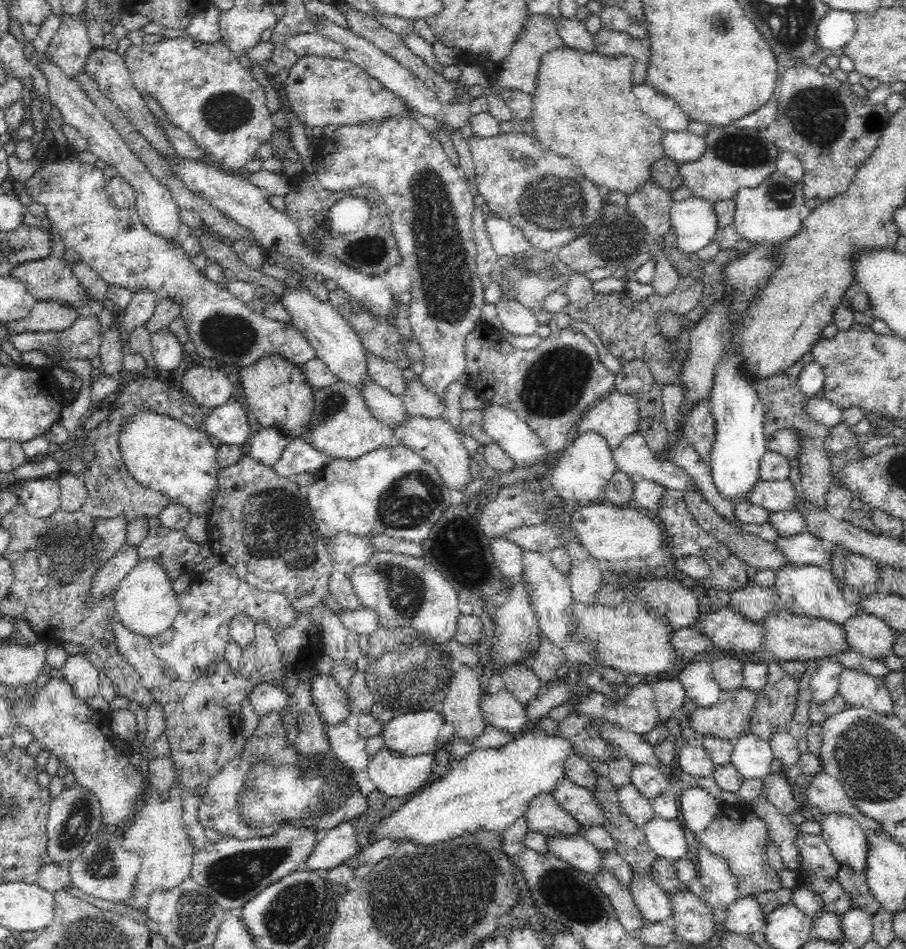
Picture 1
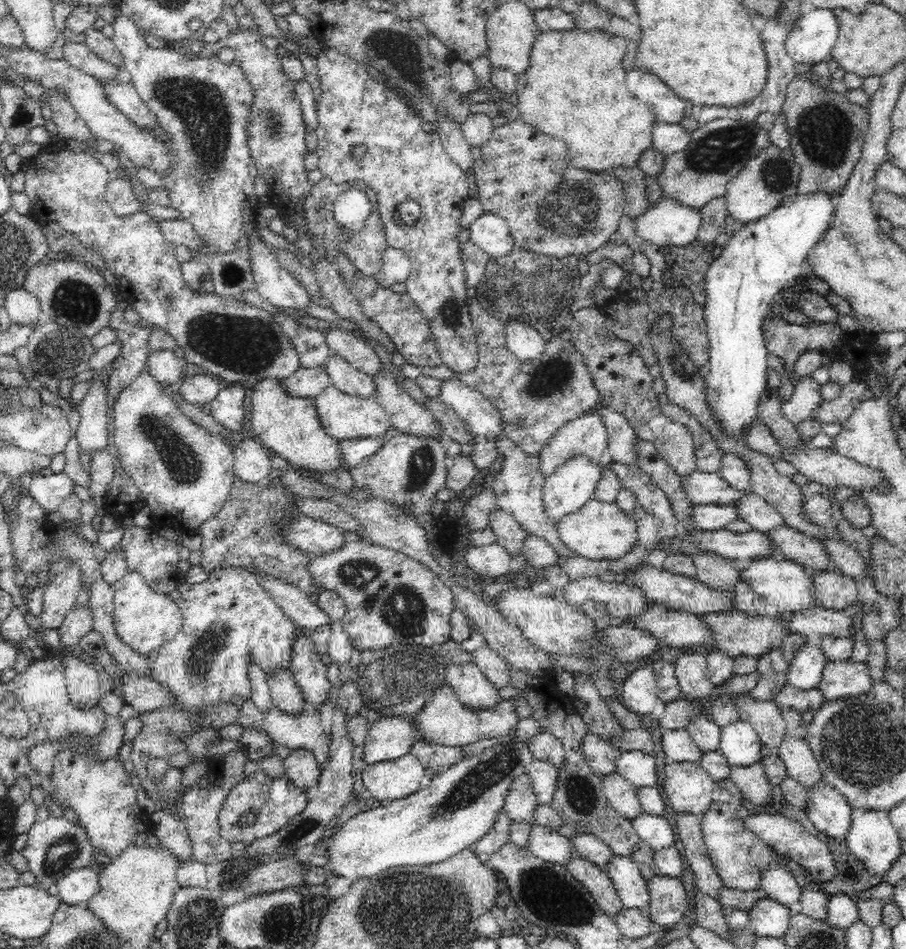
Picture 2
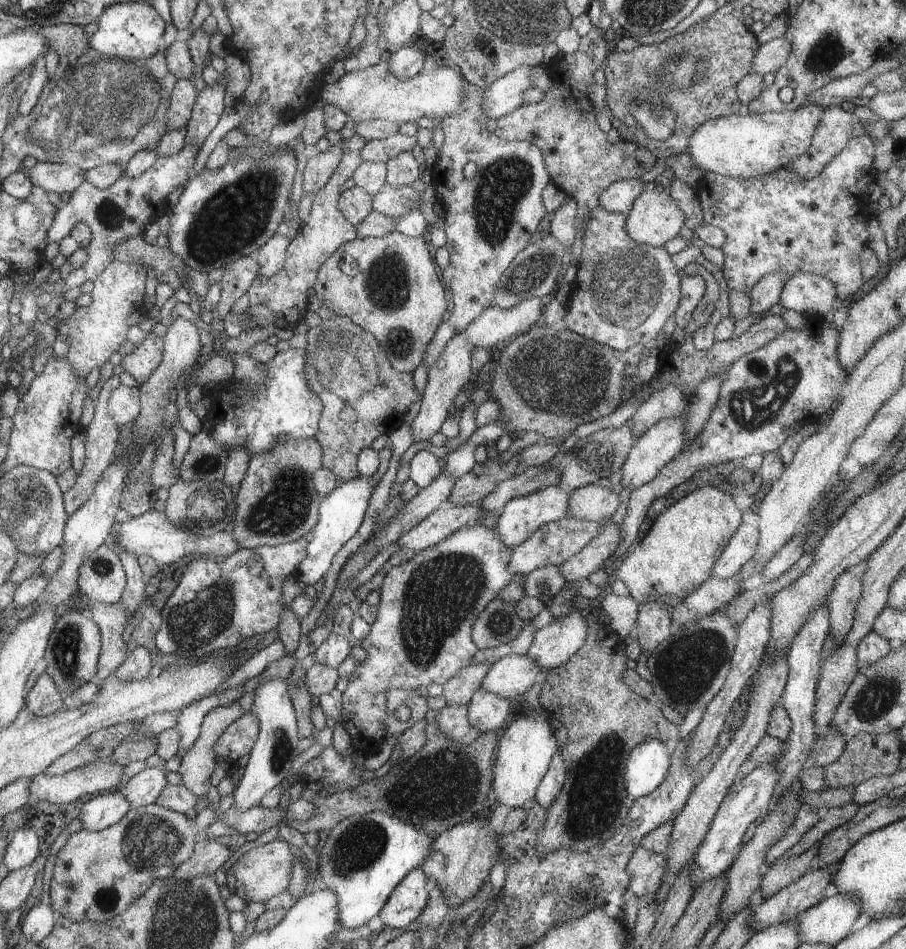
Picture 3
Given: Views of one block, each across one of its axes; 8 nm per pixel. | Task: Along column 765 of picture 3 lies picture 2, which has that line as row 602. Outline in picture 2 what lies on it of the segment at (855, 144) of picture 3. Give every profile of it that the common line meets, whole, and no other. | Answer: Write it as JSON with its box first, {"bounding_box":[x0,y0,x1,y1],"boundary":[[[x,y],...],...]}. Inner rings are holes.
{"bounding_box":[130,567,300,804],"boundary":[[[228,567],[228,568],[217,568],[211,571],[209,577],[201,583],[198,584],[180,584],[177,587],[180,590],[181,596],[176,601],[176,604],[180,607],[180,612],[183,614],[183,624],[181,629],[172,637],[172,640],[165,642],[162,646],[155,648],[152,652],[148,654],[148,663],[150,663],[150,676],[154,681],[166,686],[168,691],[172,692],[172,694],[176,695],[176,709],[170,709],[166,711],[165,709],[157,709],[156,711],[148,711],[144,715],[140,714],[142,718],[142,732],[140,732],[136,738],[133,740],[134,747],[132,748],[132,754],[130,756],[130,760],[132,760],[132,764],[134,765],[134,770],[136,774],[140,778],[141,786],[148,792],[148,795],[152,800],[158,801],[163,804],[170,803],[179,803],[178,797],[183,797],[184,793],[184,785],[182,785],[182,770],[181,767],[175,764],[173,767],[167,769],[166,773],[162,776],[162,780],[160,784],[154,784],[150,778],[148,778],[148,773],[146,769],[146,765],[149,760],[152,758],[168,758],[169,755],[174,755],[176,753],[182,753],[184,750],[186,751],[186,736],[190,736],[190,734],[194,734],[194,732],[198,732],[199,730],[204,730],[202,727],[198,729],[198,719],[196,716],[202,712],[202,710],[206,710],[208,705],[215,704],[226,704],[232,703],[231,700],[235,696],[241,697],[244,701],[247,701],[251,698],[251,682],[248,678],[248,667],[247,664],[250,661],[258,661],[260,663],[260,667],[264,670],[264,674],[268,674],[272,669],[276,667],[288,667],[290,664],[290,660],[292,658],[292,642],[294,642],[296,638],[296,630],[300,627],[297,625],[286,613],[282,612],[282,609],[279,607],[279,604],[276,603],[276,600],[272,599],[270,593],[268,591],[264,591],[264,588],[260,587],[258,584],[258,579],[256,579],[256,575],[252,574],[252,572],[248,571],[247,568],[244,567]]]}

